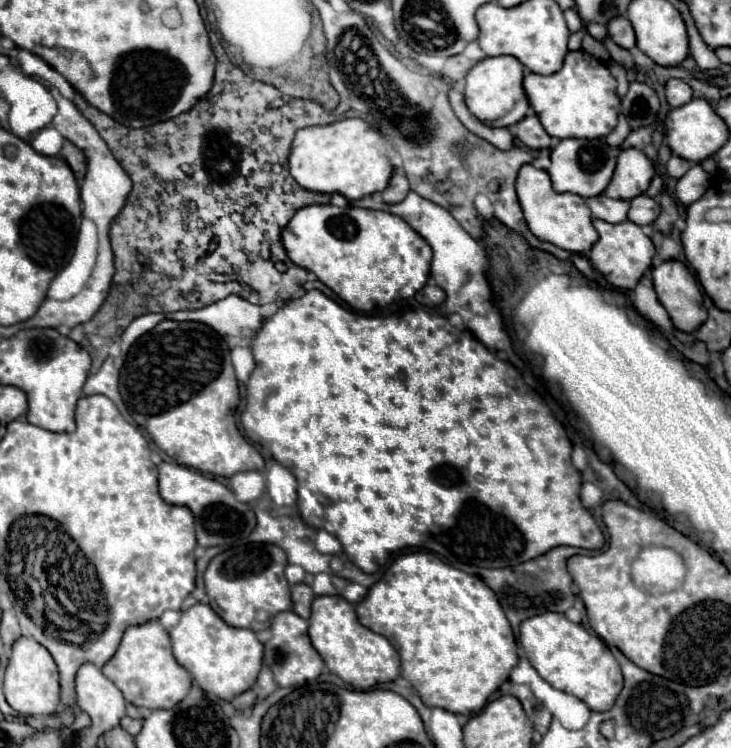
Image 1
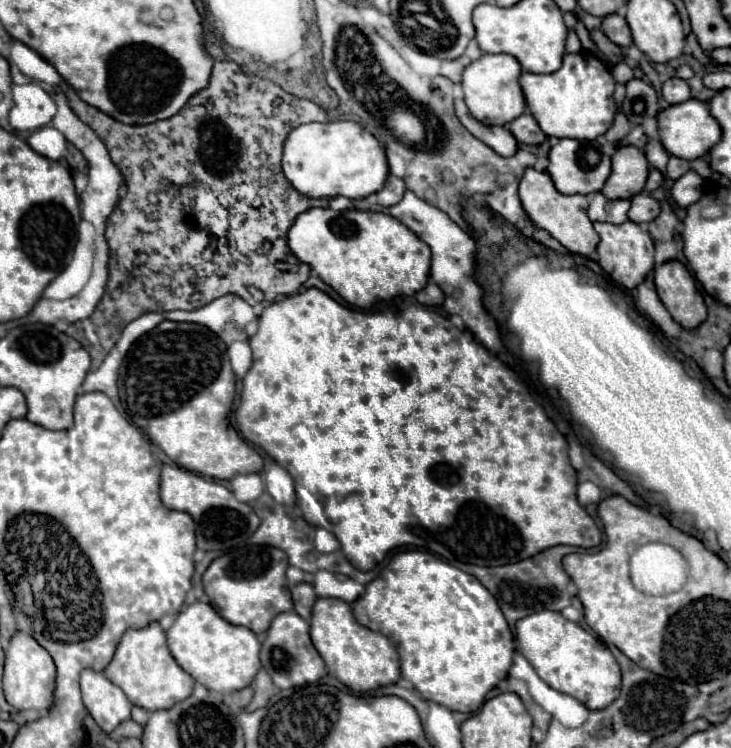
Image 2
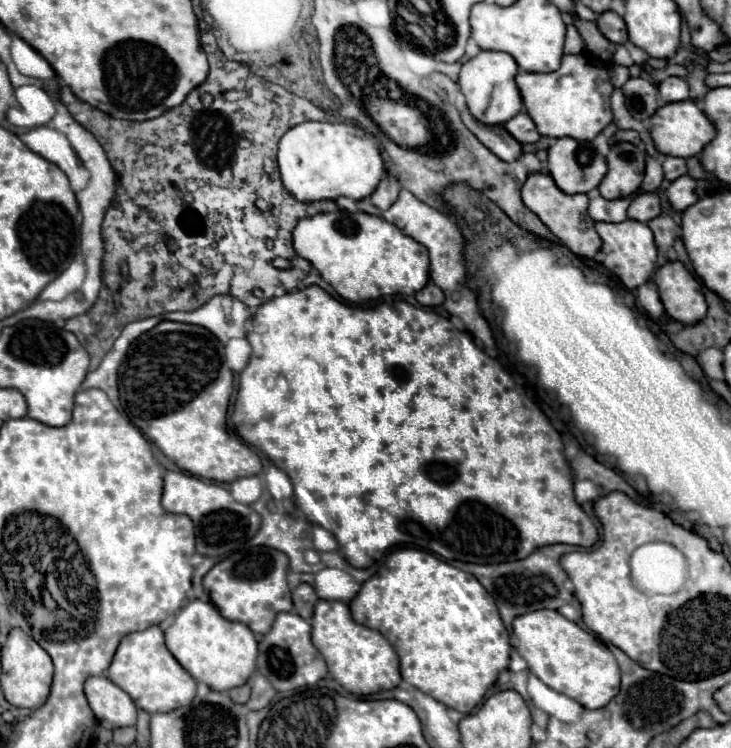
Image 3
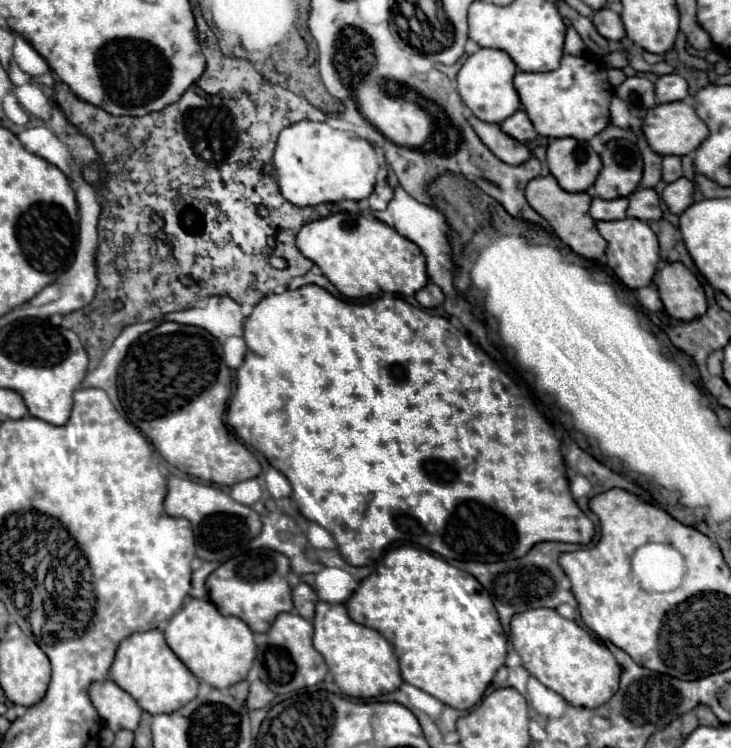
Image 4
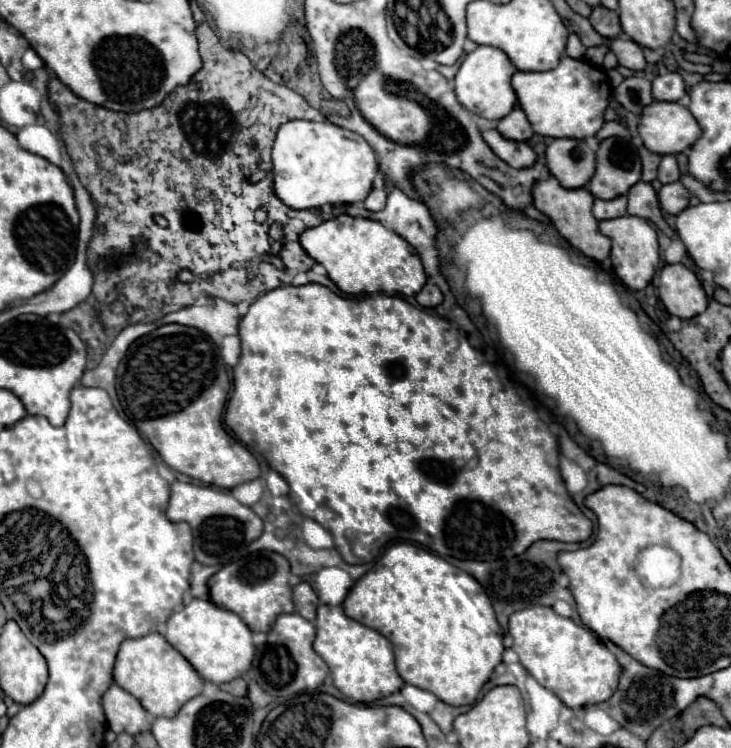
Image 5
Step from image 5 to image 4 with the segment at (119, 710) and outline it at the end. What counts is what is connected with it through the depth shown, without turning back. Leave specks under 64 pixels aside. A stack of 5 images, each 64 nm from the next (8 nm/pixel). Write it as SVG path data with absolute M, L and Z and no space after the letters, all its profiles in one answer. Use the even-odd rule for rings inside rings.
M112 680L92 684L90 698L98 714L102 716L102 720L112 732L118 732L118 730L134 732L138 728L142 718L142 708L128 692L124 692Z

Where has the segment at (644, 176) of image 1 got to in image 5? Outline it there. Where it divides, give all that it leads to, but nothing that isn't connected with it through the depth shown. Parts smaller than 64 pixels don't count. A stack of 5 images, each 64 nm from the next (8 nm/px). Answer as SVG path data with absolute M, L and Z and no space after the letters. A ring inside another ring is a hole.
M606 138L596 152L596 172L590 178L594 198L612 200L626 194L640 180L640 156L632 142L622 138Z

